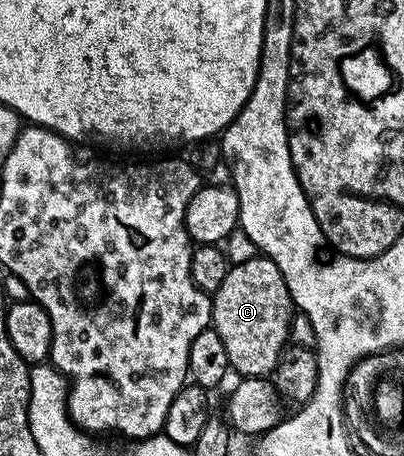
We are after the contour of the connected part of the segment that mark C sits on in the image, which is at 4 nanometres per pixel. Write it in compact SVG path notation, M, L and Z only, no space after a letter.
M264 257L234 262L223 285L212 292L211 330L223 337L227 361L238 376L268 376L277 370L289 339L289 318L295 315L293 299L279 273L279 265Z

